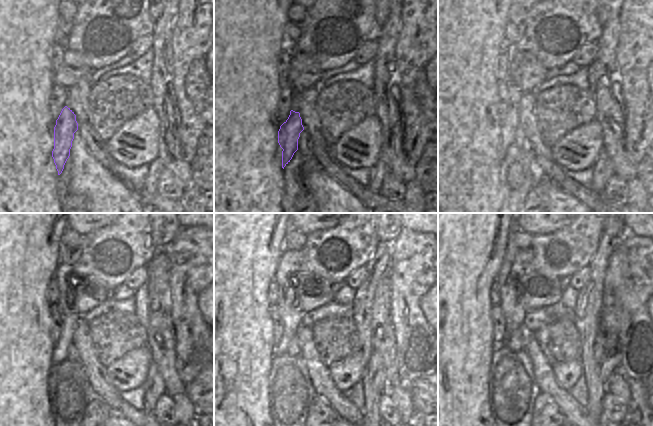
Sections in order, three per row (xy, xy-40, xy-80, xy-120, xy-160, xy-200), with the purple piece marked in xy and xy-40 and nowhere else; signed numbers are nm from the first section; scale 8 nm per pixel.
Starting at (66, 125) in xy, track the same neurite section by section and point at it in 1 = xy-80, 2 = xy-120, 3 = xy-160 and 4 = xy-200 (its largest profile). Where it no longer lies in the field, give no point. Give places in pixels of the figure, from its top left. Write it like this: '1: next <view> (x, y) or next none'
1: next xy-80 (510, 123)
2: next xy-120 (66, 307)
3: next xy-160 (290, 309)
4: next xy-200 (514, 311)

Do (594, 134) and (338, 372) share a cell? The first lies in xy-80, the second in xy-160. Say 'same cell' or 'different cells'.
same cell

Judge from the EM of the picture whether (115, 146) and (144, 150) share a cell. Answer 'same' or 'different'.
same

